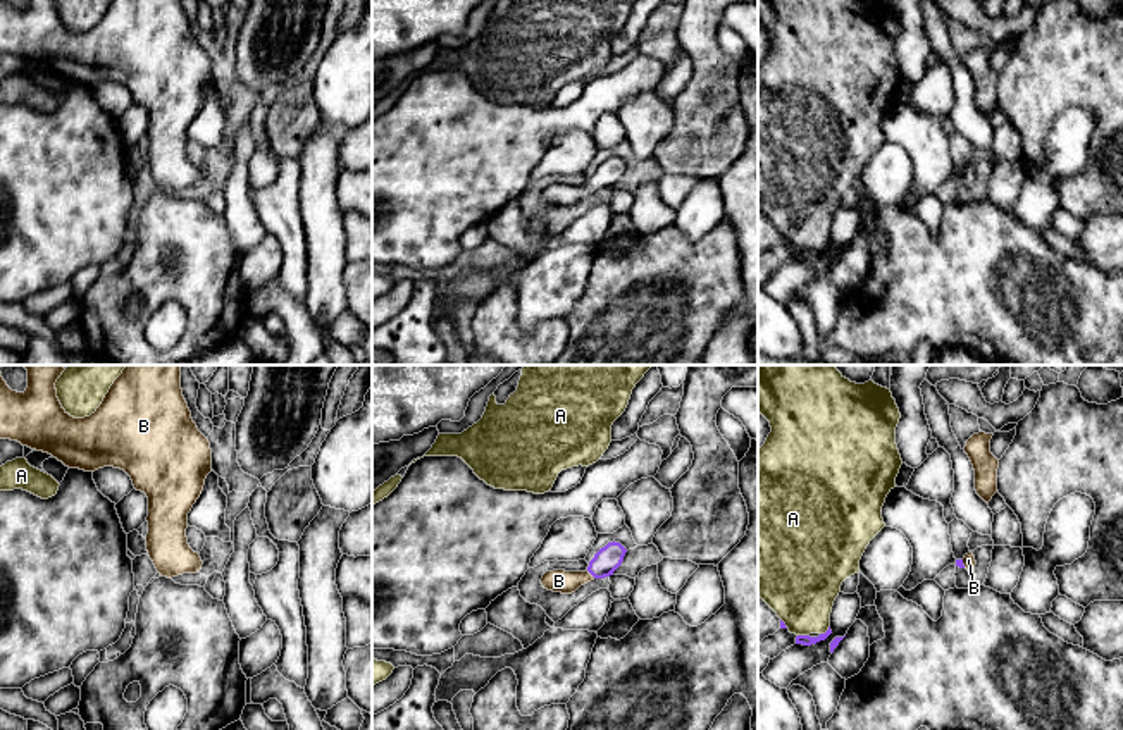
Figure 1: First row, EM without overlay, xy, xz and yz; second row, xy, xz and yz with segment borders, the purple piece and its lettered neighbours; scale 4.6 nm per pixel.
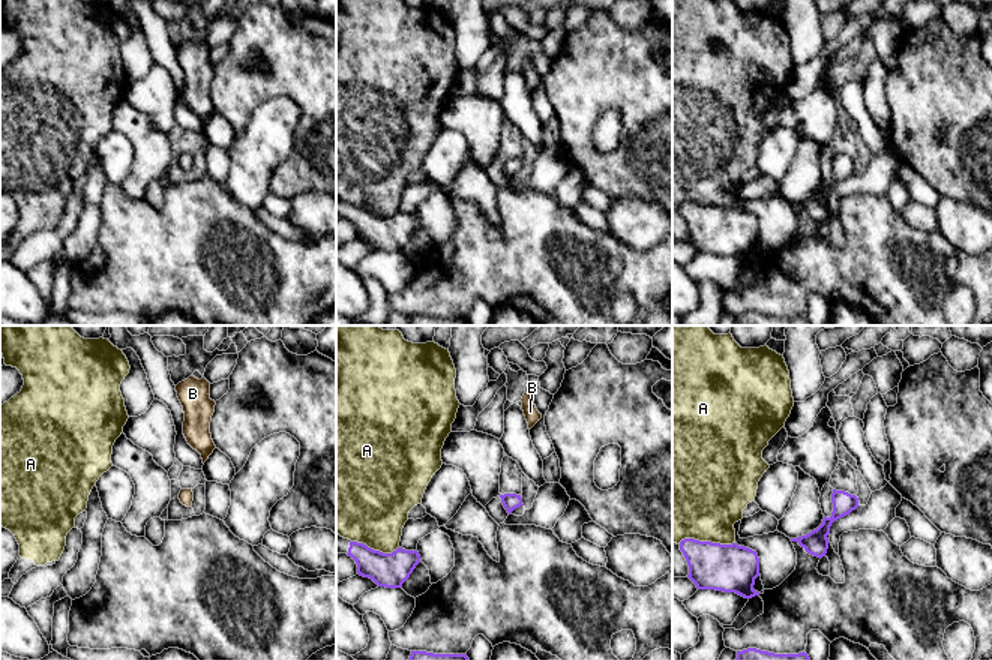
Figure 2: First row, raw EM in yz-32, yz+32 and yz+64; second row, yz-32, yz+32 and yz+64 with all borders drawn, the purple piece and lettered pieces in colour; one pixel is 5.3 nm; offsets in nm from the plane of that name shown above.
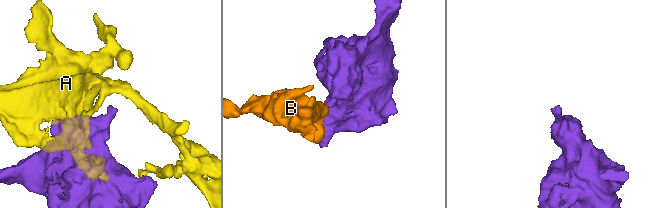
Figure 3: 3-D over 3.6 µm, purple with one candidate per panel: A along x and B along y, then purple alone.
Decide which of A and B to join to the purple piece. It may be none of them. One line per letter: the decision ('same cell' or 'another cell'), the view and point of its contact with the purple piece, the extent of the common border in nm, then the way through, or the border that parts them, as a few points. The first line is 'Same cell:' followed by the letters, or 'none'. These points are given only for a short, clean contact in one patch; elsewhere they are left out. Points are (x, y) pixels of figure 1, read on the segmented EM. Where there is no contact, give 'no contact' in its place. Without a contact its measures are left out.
Same cell: B
A: another cell; meets purple in yz at (827, 631); contact 60 nm long
B: same cell; meets purple in xz at (591, 574); contact 50 nm long; runs through xz (607, 560), (591, 574), (572, 581), (558, 581)

